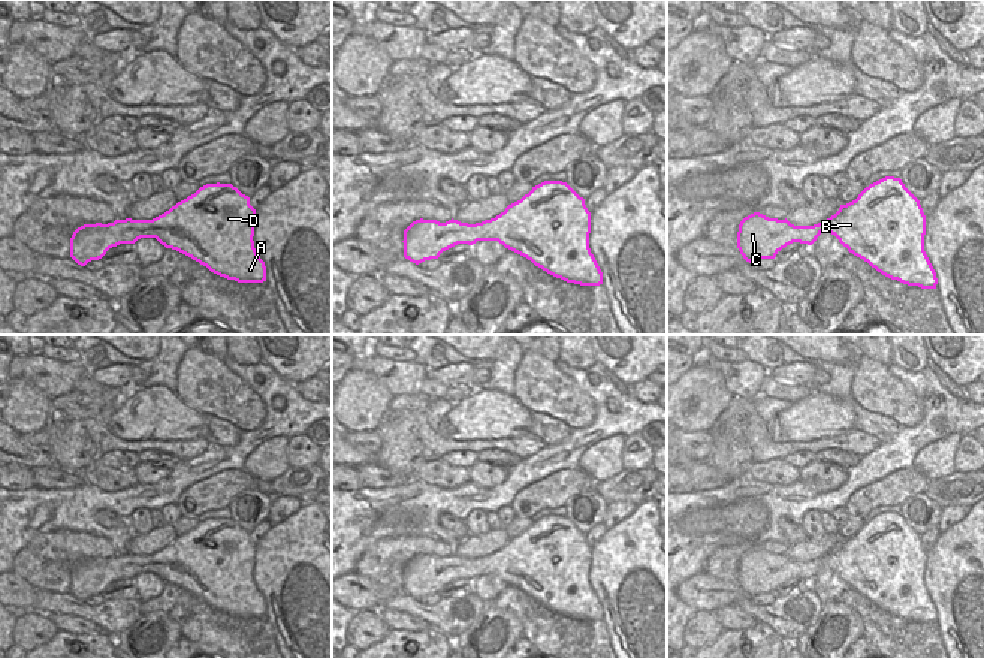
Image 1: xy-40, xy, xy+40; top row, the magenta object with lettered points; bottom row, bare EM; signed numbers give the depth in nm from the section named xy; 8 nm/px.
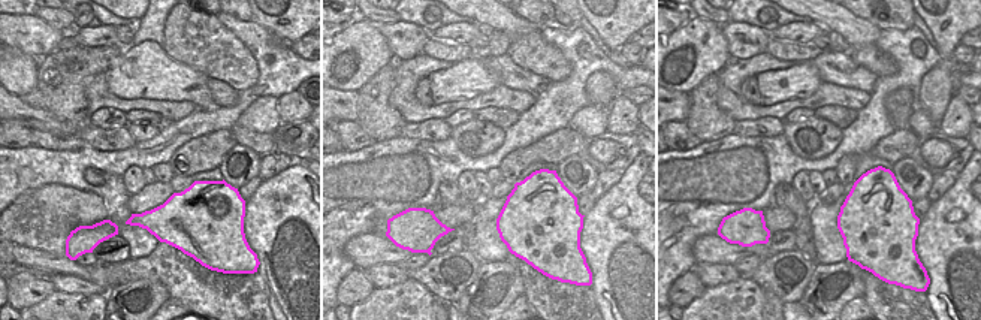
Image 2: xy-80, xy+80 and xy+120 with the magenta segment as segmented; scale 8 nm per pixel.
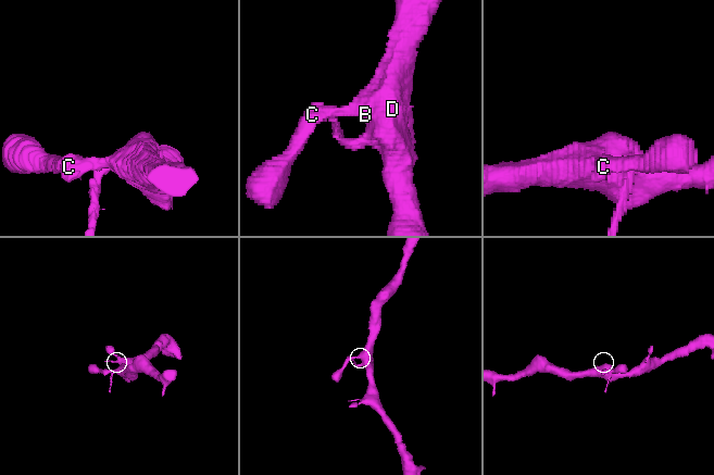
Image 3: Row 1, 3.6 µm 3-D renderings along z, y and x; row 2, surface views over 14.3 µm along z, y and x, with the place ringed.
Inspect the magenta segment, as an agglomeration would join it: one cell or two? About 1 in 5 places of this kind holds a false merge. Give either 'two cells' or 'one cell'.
one cell

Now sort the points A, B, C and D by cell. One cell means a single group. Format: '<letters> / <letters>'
A B C D

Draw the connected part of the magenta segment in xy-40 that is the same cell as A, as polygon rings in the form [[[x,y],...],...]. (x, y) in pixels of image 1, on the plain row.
[[[206,519],[153,555],[84,559],[70,573],[70,592],[81,601],[102,594],[120,579],[156,573],[211,607],[238,618],[266,616],[266,601],[254,583],[256,544],[232,519]]]

